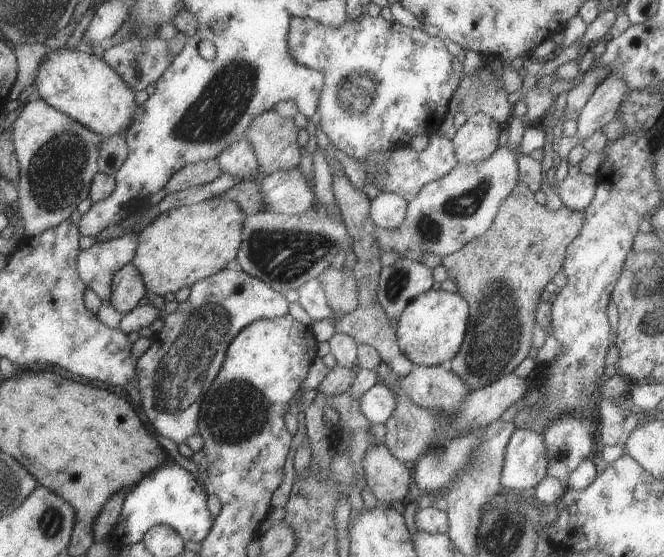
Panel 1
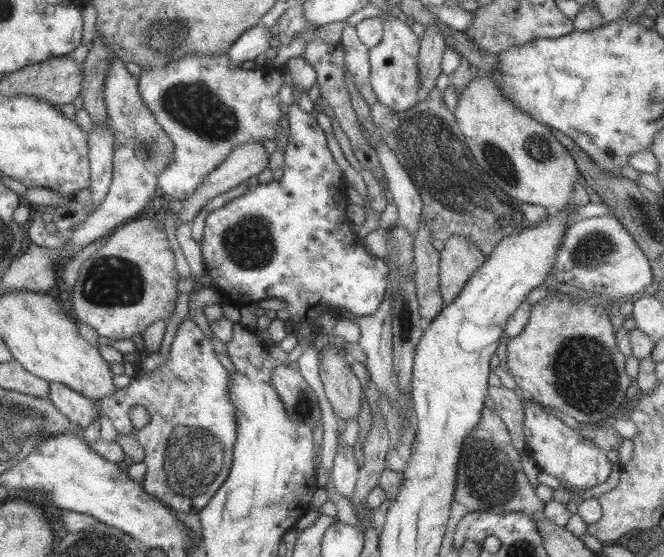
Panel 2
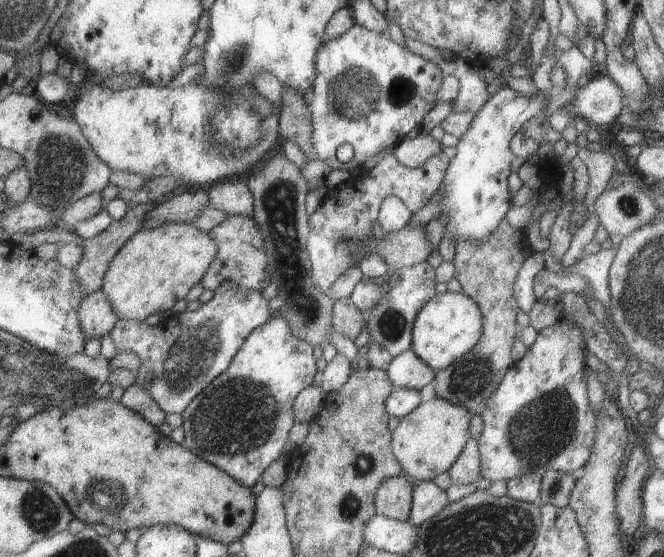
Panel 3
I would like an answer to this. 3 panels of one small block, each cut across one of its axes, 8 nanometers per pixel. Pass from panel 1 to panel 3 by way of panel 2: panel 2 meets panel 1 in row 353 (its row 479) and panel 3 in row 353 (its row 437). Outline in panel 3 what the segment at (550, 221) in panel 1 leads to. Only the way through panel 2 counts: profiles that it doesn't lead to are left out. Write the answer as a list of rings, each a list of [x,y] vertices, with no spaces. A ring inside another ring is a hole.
[[[505,218],[483,240],[459,238],[454,243],[454,277],[461,285],[462,293],[471,298],[479,308],[483,324],[479,340],[475,342],[475,346],[471,346],[471,350],[467,350],[449,366],[434,371],[432,385],[437,398],[459,404],[472,415],[481,414],[485,410],[487,400],[514,363],[510,352],[520,327],[515,322],[519,306],[513,296],[513,284],[523,262],[532,252],[524,231],[511,226]]]

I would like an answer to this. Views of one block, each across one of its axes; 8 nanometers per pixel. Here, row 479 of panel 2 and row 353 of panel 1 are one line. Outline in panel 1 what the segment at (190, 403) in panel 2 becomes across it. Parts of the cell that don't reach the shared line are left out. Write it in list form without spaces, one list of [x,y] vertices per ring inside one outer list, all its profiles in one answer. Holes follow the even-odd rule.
[[[221,269],[190,286],[187,299],[179,302],[173,312],[166,314],[161,330],[152,337],[152,343],[147,350],[136,359],[141,410],[151,428],[164,443],[176,448],[177,445],[185,443],[185,438],[197,434],[197,419],[203,394],[221,368],[225,350],[229,342],[235,338],[235,334],[253,320],[285,316],[287,304],[282,293],[241,269]]]

